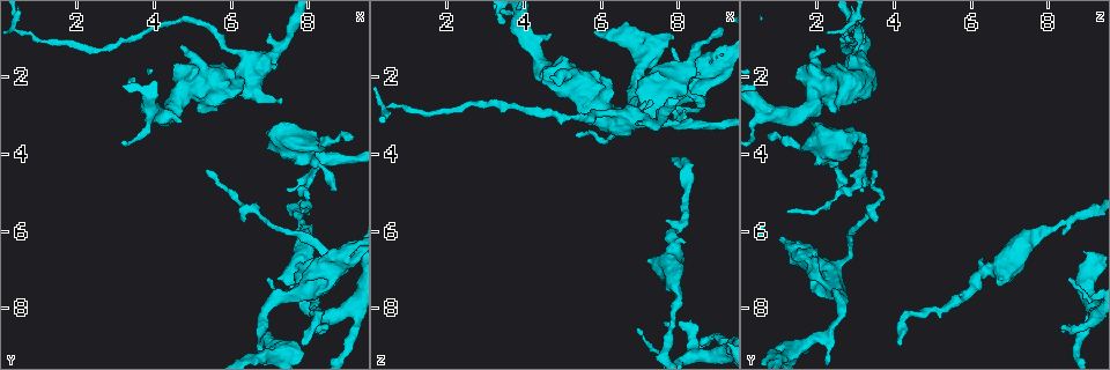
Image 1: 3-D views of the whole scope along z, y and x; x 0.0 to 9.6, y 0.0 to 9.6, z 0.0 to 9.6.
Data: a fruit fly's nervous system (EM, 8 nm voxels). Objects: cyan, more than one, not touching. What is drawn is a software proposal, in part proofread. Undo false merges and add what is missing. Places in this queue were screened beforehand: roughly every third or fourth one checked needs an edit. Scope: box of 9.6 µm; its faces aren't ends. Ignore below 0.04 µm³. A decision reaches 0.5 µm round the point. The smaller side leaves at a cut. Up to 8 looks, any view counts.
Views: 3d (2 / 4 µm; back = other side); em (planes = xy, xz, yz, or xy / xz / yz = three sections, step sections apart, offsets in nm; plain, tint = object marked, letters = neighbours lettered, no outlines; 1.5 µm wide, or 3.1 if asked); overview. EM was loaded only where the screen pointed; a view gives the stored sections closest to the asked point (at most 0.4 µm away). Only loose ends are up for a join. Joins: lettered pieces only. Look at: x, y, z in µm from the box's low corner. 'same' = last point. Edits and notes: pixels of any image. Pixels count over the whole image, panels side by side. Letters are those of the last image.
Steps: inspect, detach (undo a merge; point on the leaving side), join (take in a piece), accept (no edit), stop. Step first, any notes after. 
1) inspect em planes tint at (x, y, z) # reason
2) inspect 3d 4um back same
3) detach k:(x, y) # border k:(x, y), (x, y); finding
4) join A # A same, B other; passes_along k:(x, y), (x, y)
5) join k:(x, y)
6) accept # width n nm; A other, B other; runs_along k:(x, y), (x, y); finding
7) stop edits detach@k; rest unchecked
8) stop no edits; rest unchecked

inspect em planes letters at (7.80, 9.00, 4.10) # long arm stops here

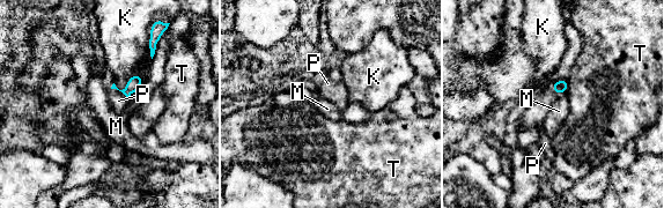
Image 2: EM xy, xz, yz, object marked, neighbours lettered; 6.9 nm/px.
join P # K other, M other, P same, T other; passes_along 2:(134, 82), (119, 90), (118, 101); the neuron continues

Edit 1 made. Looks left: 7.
inspect overview # see it whole again

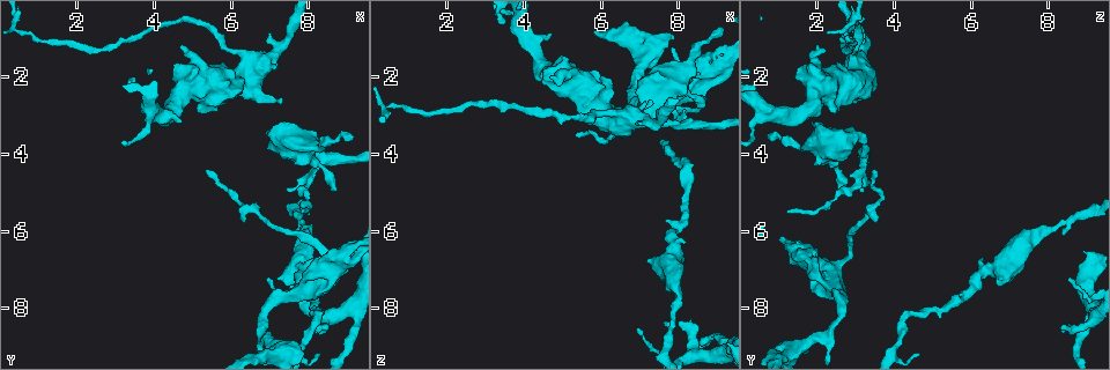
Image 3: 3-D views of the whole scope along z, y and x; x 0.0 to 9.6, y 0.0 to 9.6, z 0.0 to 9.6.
inspect 3d 2um at (8.05, 6.95, 2.05) # an open end

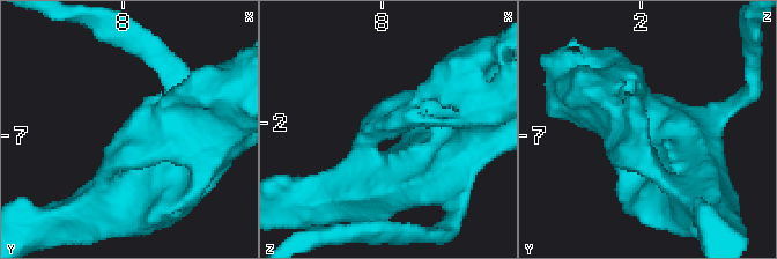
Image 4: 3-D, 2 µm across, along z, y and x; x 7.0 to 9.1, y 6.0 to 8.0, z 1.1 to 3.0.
inspect em xy step 8 letters at (7.98, 6.96, 2.06)

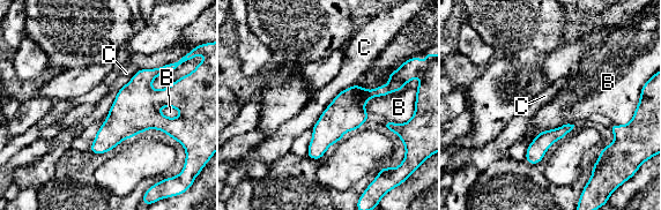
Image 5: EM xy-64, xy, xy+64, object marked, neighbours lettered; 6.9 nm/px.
inspect em yz step 4 letters same

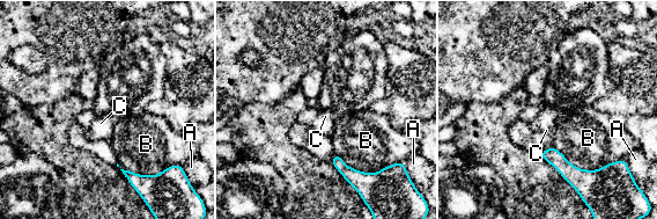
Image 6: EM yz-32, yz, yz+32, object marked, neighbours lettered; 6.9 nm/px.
accept # A other, B other, C other; border 6:(553, 145), (581, 168), (605, 165); no lettered piece goes on from it

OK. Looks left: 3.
inspect 3d 4um at (8.05, 8.45, 8.40) # an open end

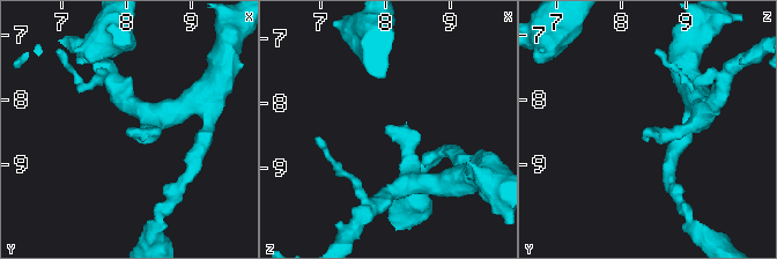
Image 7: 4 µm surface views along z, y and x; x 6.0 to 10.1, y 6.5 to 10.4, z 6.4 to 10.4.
inspect em planes letters at (8.05, 8.50, 8.30) # now the EM

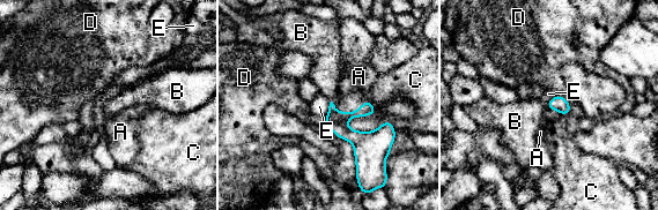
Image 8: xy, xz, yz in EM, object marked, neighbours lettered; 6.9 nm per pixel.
join A # A same, B other, C other, D other, E other; the neuron continues

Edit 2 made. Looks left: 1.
stop edits join@2, join@8; rest unchecked

